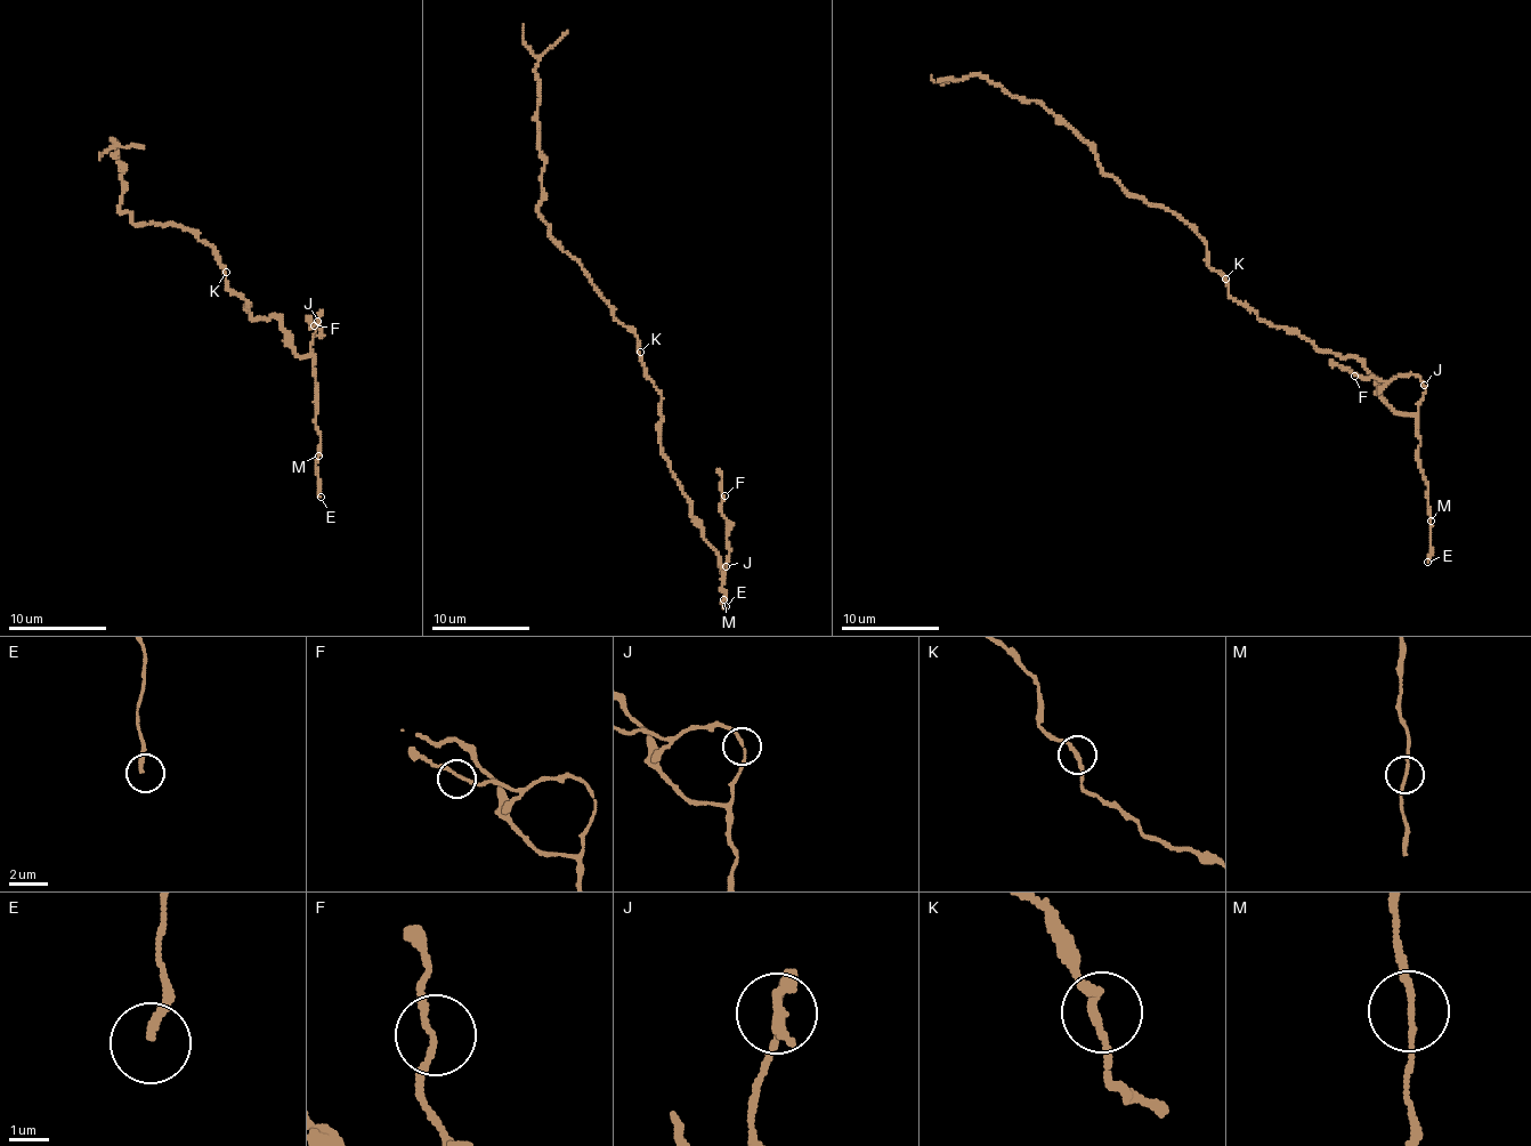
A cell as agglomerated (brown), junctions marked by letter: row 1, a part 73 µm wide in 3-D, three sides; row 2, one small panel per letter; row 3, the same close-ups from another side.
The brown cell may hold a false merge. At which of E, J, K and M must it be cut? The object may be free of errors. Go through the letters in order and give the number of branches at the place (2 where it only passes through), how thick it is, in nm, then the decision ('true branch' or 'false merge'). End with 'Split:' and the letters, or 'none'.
E: 1 | 190 nm | true branch
J: 2 | 140 nm | true branch
K: 2 | 180 nm | true branch
M: 2 | 140 nm | true branch
Split: none

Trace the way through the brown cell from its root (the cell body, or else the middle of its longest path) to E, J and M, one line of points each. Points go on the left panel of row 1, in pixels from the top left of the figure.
E: (223, 272), (228, 290), (249, 300), (249, 314), (275, 315), (292, 350), (313, 357), (321, 497)
J: (223, 272), (228, 290), (249, 300), (249, 314), (280, 320), (288, 343), (300, 356), (310, 354), (317, 322)
M: (223, 272), (228, 290), (249, 300), (249, 314), (275, 315), (292, 350), (313, 357), (318, 456)

